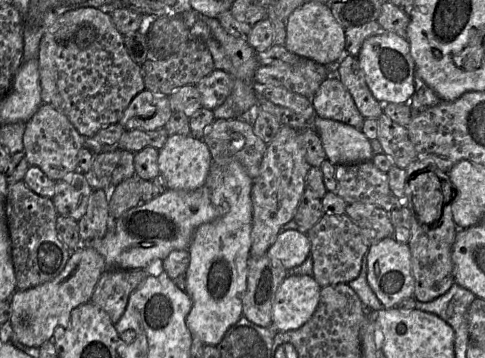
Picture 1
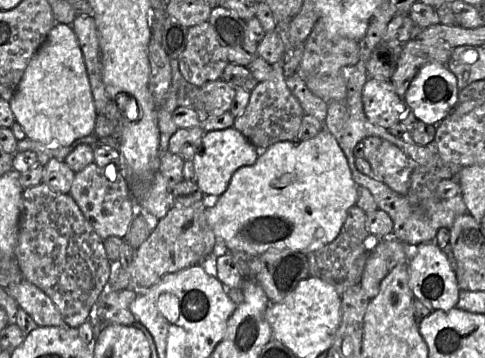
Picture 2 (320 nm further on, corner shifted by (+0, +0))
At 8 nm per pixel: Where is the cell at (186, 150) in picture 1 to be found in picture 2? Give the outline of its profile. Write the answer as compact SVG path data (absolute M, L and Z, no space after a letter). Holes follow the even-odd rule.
M235 128L208 131L192 158L197 176L196 184L204 195L220 196L227 190L234 172L240 167L254 164L258 157L259 150Z

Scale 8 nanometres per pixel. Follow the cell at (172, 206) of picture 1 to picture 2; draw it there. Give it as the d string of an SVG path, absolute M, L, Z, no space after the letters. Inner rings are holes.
M324 127L309 140L282 141L259 150L256 162L236 170L227 190L218 196L214 205L206 208L207 222L228 251L239 250L258 256L281 250L306 253L331 243L341 233L348 209L356 206L358 187L347 157Z

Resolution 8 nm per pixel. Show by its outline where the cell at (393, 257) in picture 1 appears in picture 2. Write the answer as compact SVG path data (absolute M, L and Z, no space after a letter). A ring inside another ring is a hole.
M436 242L417 245L407 266L408 285L414 299L420 300L432 310L449 310L456 307L461 289L451 262Z

